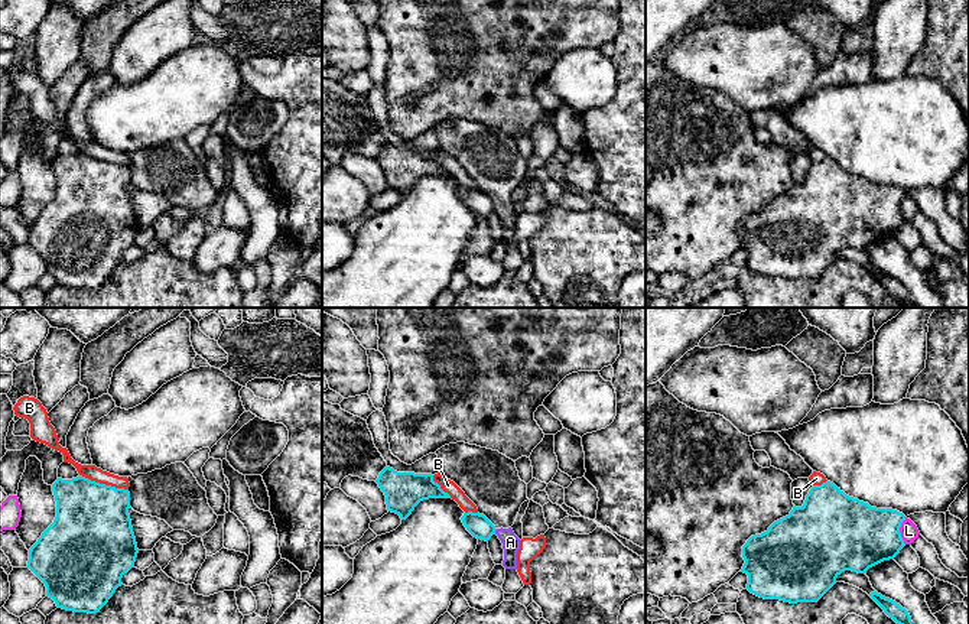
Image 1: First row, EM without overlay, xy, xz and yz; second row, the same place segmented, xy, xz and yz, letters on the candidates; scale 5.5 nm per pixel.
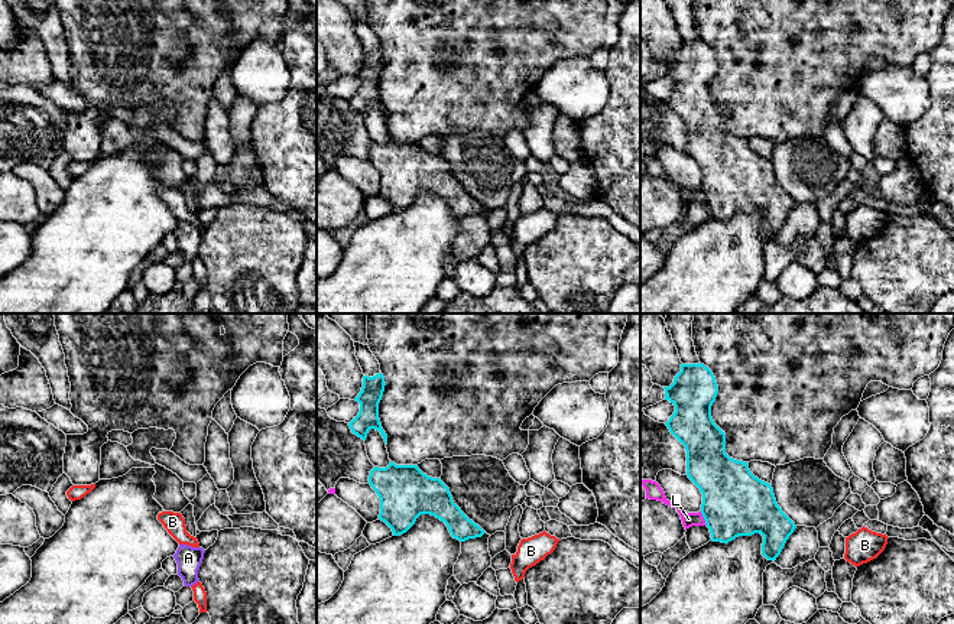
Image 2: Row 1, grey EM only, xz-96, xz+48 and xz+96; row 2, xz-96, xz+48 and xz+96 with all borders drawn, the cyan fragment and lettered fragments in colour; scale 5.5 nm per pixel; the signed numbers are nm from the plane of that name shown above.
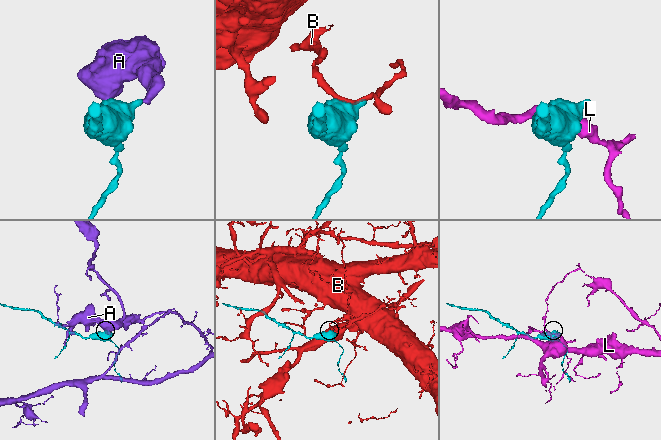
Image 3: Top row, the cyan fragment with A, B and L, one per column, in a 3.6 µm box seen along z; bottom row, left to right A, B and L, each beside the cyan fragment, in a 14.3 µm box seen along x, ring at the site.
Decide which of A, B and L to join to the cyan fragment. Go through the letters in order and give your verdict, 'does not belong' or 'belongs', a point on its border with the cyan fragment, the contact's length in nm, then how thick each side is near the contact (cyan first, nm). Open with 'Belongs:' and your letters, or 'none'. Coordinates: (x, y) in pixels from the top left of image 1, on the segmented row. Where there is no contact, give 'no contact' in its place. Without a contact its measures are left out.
Belongs: none
A: does not belong; meets cyan in xz at (494, 532); contact 40 nm long; 120 nm thick on the cyan side, 100 nm on the other
B: does not belong; meets cyan in xy at (104, 484); contact 280 nm long; 420 nm thick on the cyan side, 80 nm on the other
L: does not belong; meets cyan in yz at (898, 530); contact 150 nm long; 380 nm thick on the cyan side, 100 nm on the other

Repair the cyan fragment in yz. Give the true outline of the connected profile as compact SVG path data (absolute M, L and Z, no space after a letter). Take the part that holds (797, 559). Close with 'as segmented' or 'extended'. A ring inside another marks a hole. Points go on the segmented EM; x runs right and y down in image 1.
M833 482L813 485L801 507L793 507L788 516L774 521L767 532L751 536L742 546L745 560L741 572L748 575L747 589L764 599L780 599L790 604L817 602L835 584L836 578L852 571L866 571L884 560L894 559L905 546L900 527L905 516L892 508L877 508L846 495Z; as segmented

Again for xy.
M82 475L72 480L58 478L52 491L56 501L56 517L30 547L27 568L45 584L46 597L52 598L58 608L95 614L123 585L121 578L134 568L139 553L129 514L130 493L124 488L91 481Z; as segmented

